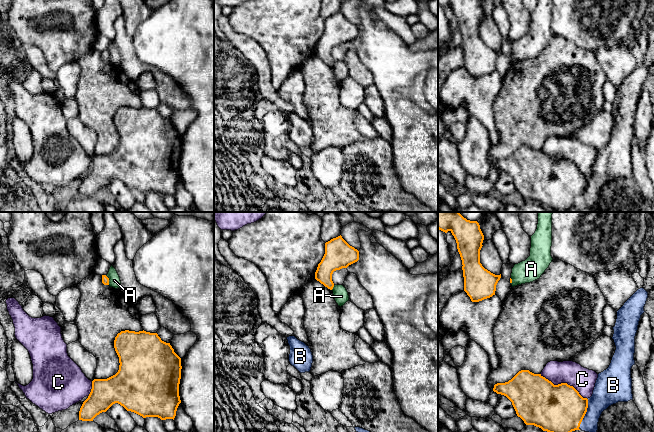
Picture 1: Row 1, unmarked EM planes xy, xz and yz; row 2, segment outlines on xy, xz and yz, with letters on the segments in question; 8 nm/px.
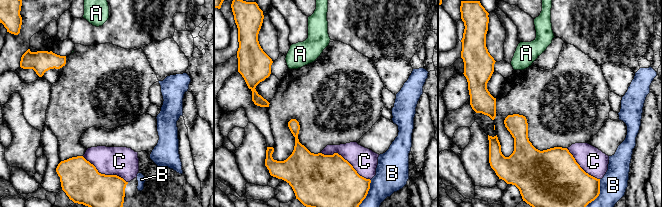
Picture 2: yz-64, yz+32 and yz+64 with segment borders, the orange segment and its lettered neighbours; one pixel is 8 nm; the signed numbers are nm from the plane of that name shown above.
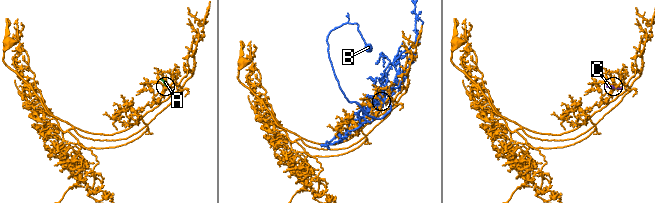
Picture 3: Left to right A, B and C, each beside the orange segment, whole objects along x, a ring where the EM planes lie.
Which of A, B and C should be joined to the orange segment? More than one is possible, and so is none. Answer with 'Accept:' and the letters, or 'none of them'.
Accept: none of them

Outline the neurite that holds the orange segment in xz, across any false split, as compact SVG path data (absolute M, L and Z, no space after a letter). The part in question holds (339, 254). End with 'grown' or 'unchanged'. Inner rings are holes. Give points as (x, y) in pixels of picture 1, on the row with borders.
M342 236L325 243L325 254L318 264L315 279L332 290L334 283L332 274L336 270L347 268L359 260L359 251L350 246Z; unchanged

